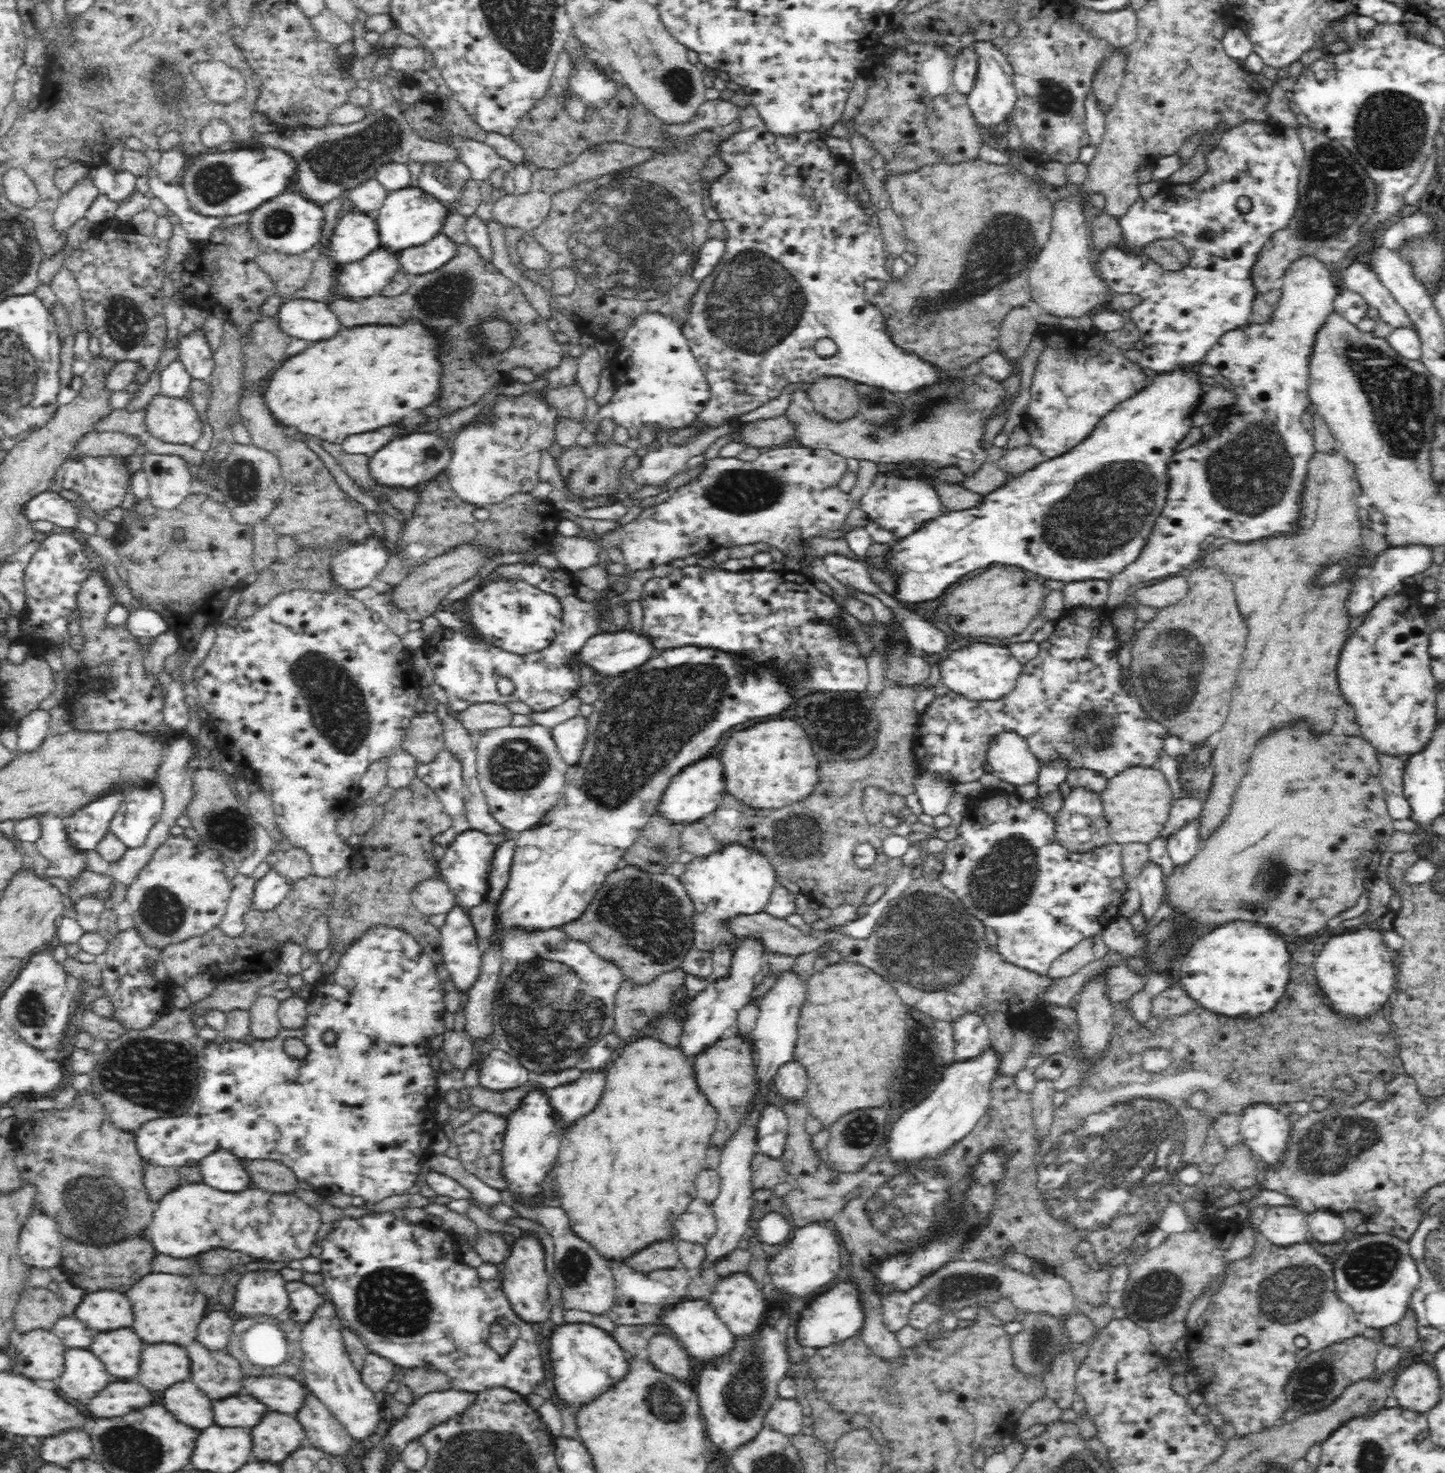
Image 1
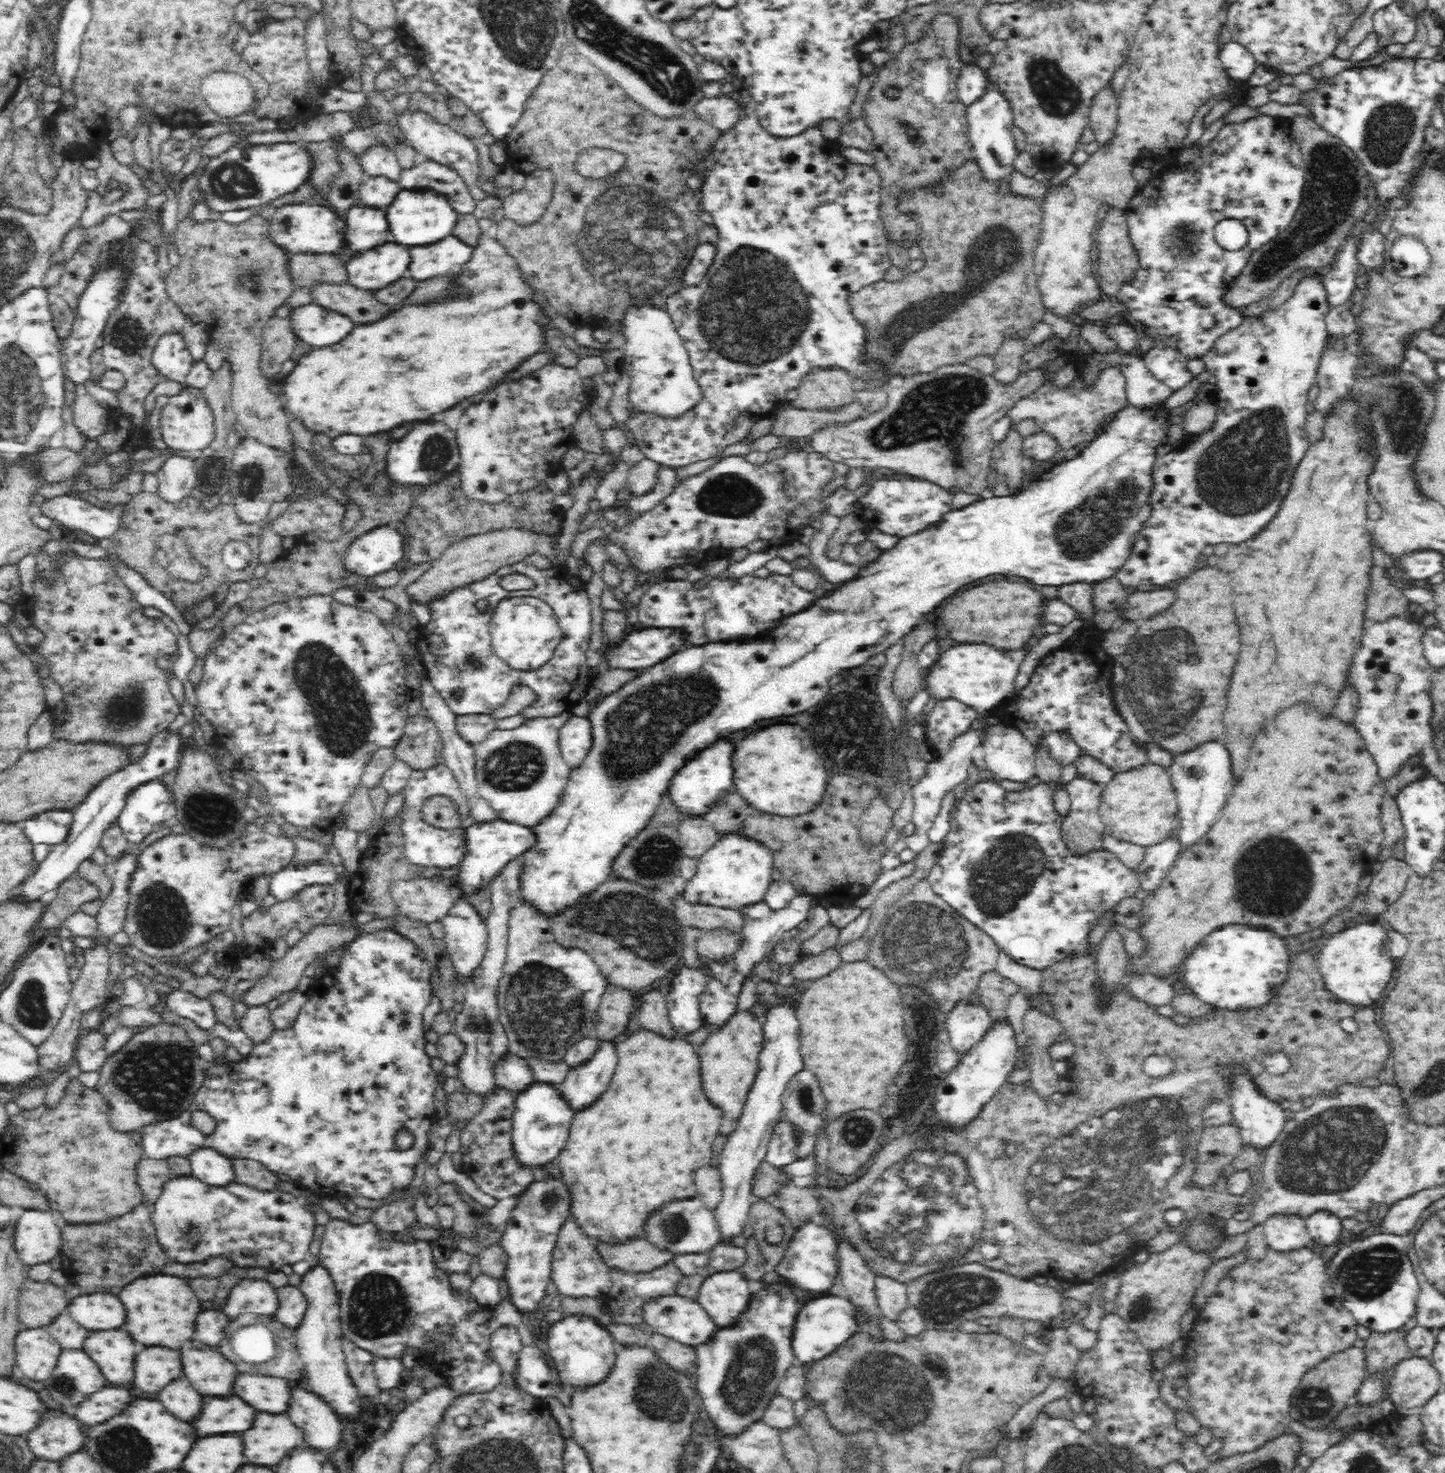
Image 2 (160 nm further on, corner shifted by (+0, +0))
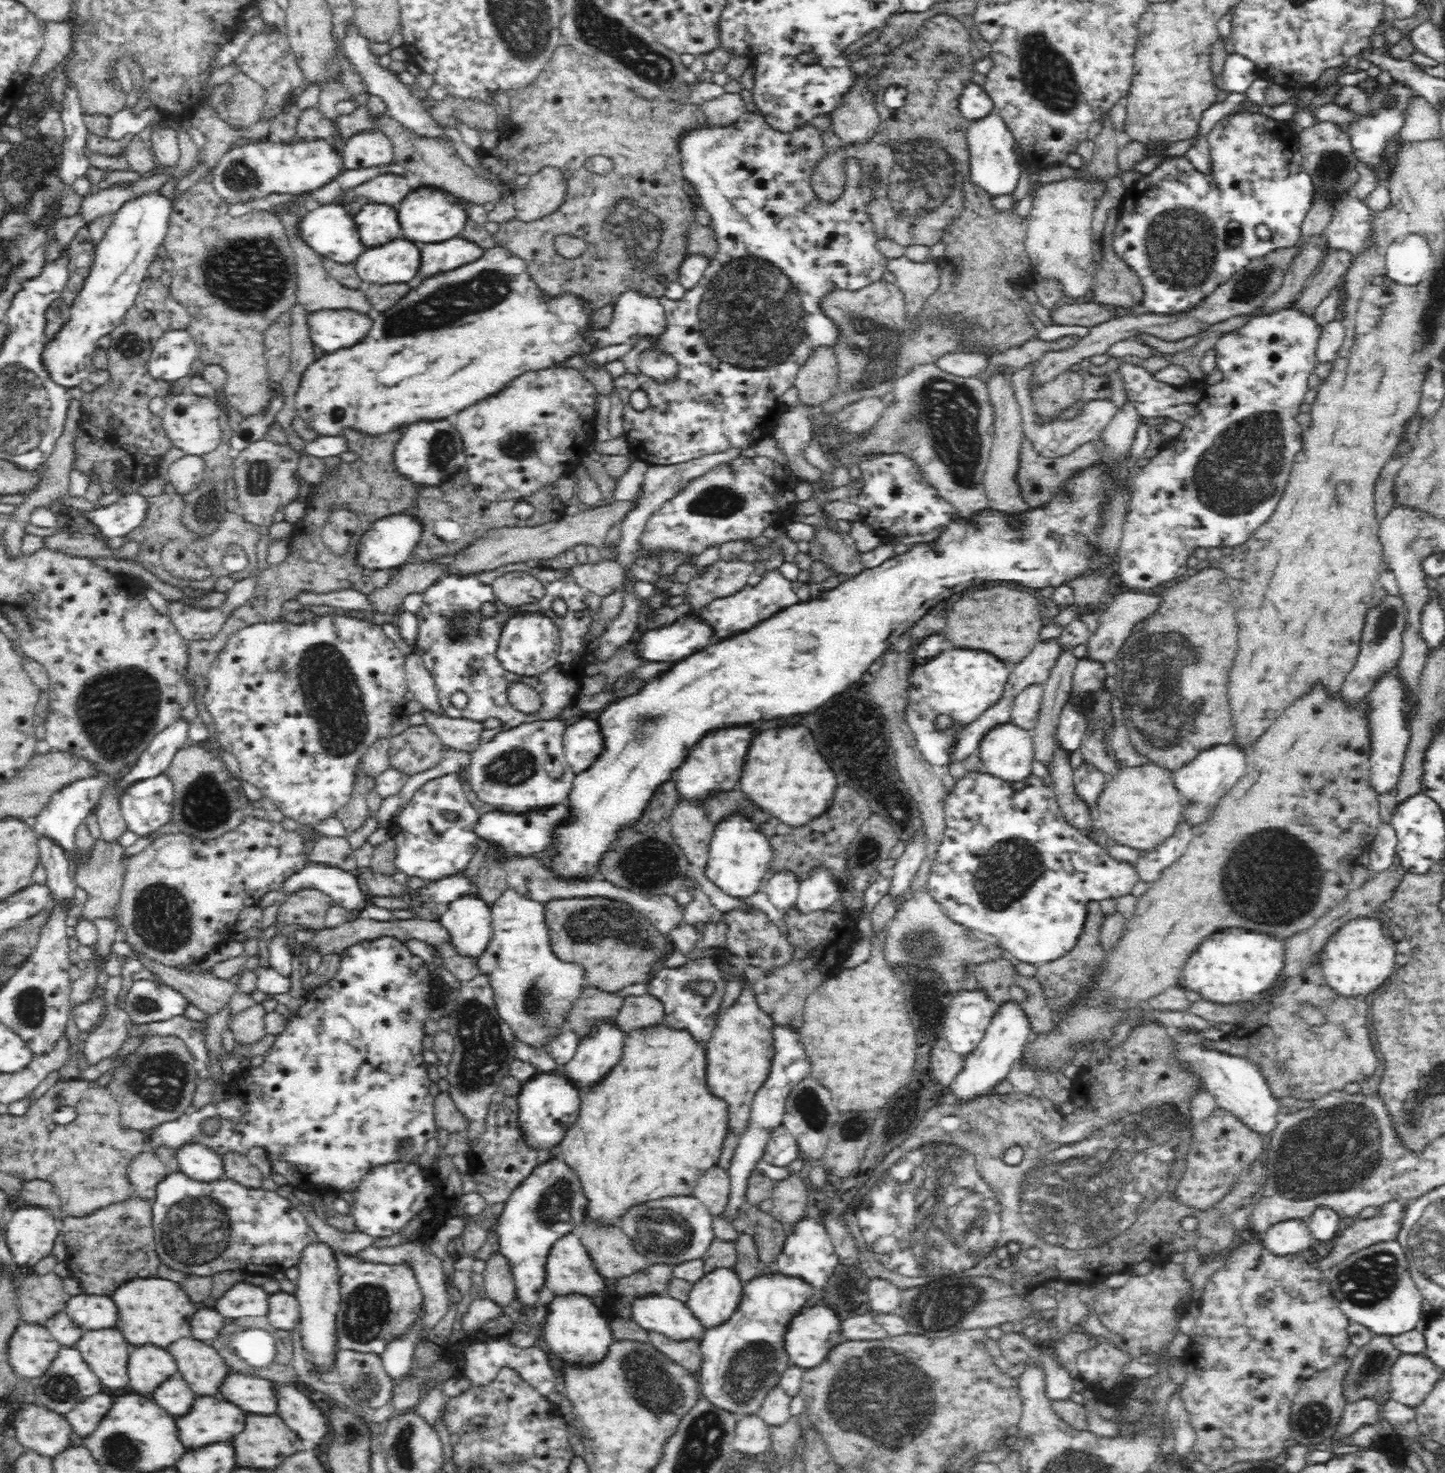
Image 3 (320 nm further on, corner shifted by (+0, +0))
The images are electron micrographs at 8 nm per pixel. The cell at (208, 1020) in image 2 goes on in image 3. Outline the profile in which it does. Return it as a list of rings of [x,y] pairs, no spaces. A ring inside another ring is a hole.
[[[136,980],[127,994],[125,1011],[131,1022],[152,1022],[184,1016],[191,1000],[182,992],[165,983],[150,980]]]

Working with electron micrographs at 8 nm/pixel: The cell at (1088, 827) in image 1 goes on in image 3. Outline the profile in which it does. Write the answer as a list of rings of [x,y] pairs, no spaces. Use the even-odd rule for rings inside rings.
[[[1084,763],[1080,768],[1073,770],[1072,785],[1074,785],[1074,793],[1087,806],[1089,814],[1093,817],[1095,817],[1098,800],[1106,779],[1106,776],[1100,771],[1096,771],[1096,768]]]

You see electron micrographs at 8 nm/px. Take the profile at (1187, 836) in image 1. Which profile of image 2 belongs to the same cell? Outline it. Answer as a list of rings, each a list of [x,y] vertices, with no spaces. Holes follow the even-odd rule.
[[[1208,741],[1186,752],[1172,752],[1151,745],[1149,762],[1164,767],[1170,775],[1177,797],[1180,821],[1178,822],[1178,854],[1188,850],[1198,842],[1214,826],[1223,804],[1233,793],[1232,776],[1230,776],[1230,759],[1228,750],[1219,741]]]

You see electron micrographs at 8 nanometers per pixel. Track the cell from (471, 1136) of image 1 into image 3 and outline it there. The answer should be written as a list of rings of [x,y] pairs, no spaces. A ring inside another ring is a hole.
[[[510,1076],[502,1079],[498,1090],[490,1098],[482,1130],[469,1140],[469,1150],[465,1154],[469,1162],[468,1174],[476,1181],[477,1192],[485,1198],[489,1206],[508,1201],[517,1186],[520,1186],[539,1165],[536,1150],[522,1141],[522,1133],[516,1124],[517,1096],[522,1086],[523,1083]]]

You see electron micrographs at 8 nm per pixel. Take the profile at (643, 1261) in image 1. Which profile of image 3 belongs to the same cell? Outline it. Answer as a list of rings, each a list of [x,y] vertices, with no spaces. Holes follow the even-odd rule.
[[[583,1224],[579,1231],[583,1245],[607,1280],[636,1274],[653,1264],[646,1254],[636,1252],[630,1236],[618,1228],[598,1230],[594,1224]]]

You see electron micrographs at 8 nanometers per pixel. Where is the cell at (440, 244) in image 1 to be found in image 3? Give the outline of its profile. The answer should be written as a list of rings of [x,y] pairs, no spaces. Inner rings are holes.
[[[462,237],[450,238],[448,242],[436,242],[418,246],[420,248],[420,268],[418,276],[432,278],[440,272],[456,270],[464,264],[474,262],[483,255],[483,248],[476,243],[467,241]]]

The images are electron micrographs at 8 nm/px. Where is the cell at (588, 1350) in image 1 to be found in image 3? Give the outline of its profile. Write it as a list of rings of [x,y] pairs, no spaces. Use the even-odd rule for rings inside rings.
[[[580,1296],[578,1300],[576,1297],[558,1298],[548,1306],[549,1313],[546,1317],[546,1324],[544,1325],[544,1338],[546,1338],[546,1344],[552,1348],[552,1352],[562,1360],[568,1366],[568,1368],[592,1368],[592,1366],[598,1366],[598,1362],[602,1362],[608,1352],[610,1352],[610,1346],[612,1346],[614,1340],[608,1322],[601,1315],[600,1308],[596,1307],[592,1298]]]

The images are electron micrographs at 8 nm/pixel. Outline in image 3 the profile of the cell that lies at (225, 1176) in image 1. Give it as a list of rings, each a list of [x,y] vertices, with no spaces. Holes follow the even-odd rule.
[[[203,1144],[183,1146],[177,1152],[180,1172],[200,1182],[226,1179],[223,1155]]]

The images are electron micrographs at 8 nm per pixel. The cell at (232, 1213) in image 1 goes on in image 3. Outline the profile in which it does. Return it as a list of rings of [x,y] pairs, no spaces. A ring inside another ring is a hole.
[[[180,1171],[171,1173],[158,1183],[151,1209],[155,1245],[158,1246],[161,1261],[170,1268],[196,1275],[213,1275],[224,1270],[250,1270],[254,1274],[272,1276],[276,1271],[298,1266],[303,1250],[318,1240],[315,1230],[296,1204],[276,1191],[253,1189],[230,1179],[200,1182]]]

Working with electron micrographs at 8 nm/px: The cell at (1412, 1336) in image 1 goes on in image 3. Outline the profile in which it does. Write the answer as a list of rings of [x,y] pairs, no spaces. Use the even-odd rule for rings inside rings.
[[[1372,1335],[1370,1342],[1359,1348],[1345,1378],[1347,1400],[1375,1396],[1384,1401],[1389,1392],[1392,1365],[1405,1354],[1392,1343],[1392,1336]]]

